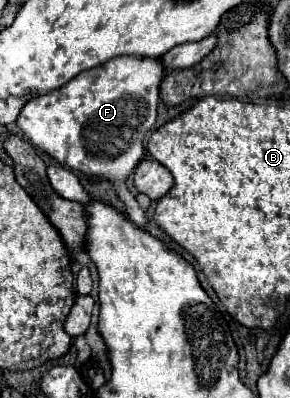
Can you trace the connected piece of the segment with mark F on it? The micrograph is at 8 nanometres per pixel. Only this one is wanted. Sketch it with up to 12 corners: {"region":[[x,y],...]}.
{"region":[[118,56],[28,100],[16,124],[64,168],[126,188],[164,66]]}

